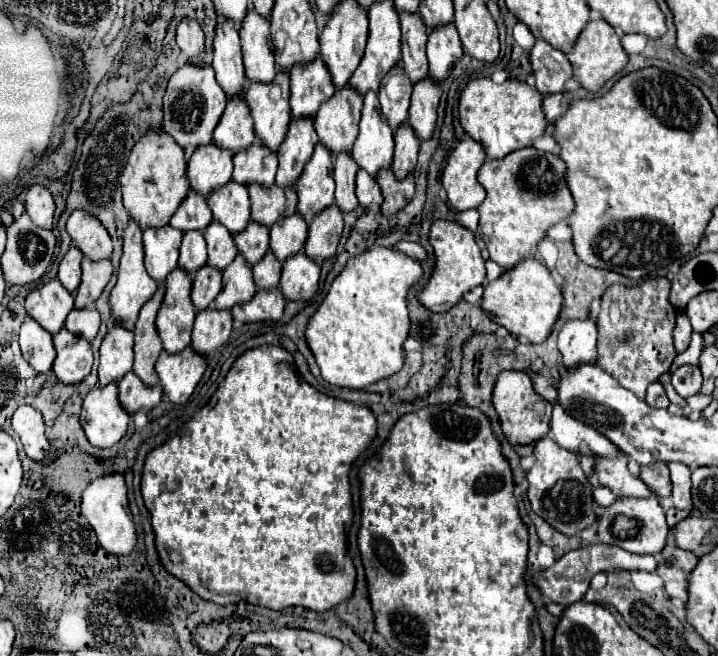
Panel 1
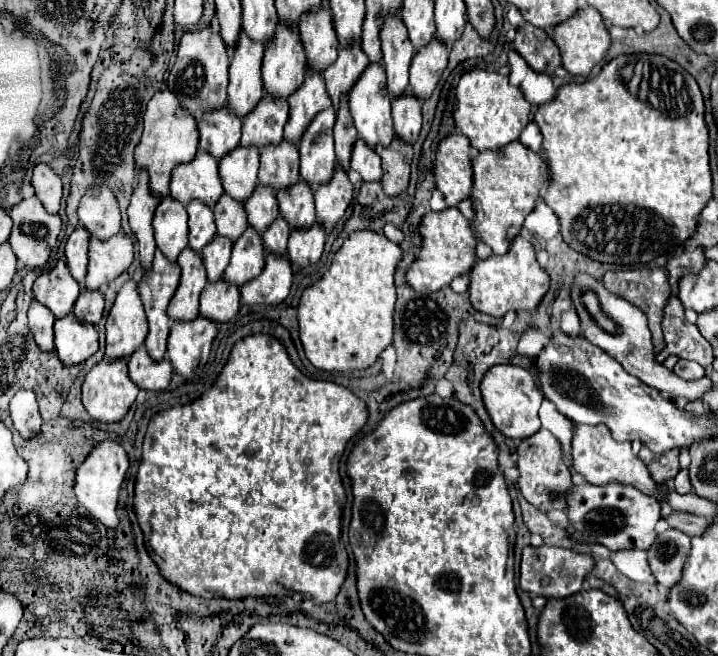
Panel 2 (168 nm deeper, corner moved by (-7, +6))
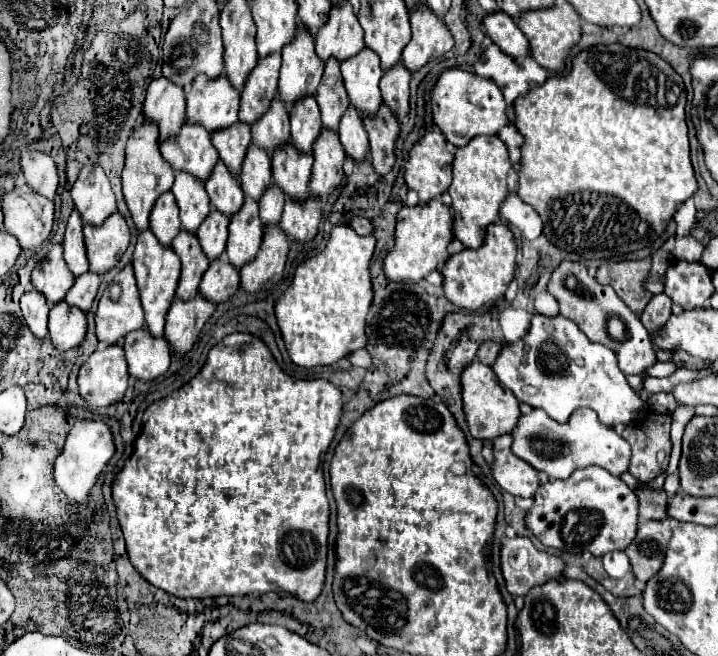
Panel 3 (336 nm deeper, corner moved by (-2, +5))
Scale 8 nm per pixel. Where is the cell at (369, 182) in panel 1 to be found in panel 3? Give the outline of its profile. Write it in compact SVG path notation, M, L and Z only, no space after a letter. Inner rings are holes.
M348 106L346 114L340 120L338 136L340 136L340 142L342 142L342 146L350 158L354 158L354 160L366 158L368 136L364 130L364 124L362 124L362 116L358 116L356 108Z

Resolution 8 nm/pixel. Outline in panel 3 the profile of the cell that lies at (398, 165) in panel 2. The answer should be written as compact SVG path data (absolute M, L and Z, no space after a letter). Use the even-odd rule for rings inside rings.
M384 104L378 116L362 116L370 140L370 158L378 174L386 174L394 166L394 142L400 132L398 118Z

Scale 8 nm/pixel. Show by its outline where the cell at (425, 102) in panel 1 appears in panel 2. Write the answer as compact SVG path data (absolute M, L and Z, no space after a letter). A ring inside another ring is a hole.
M433 39L427 47L415 53L411 63L411 91L417 99L425 101L433 95L445 67L447 67L449 49L441 41Z

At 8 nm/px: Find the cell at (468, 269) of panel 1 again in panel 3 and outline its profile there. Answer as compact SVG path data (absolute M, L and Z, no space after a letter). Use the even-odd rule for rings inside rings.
M438 200L424 202L418 206L402 206L396 216L394 230L394 248L384 258L382 270L386 278L394 282L418 282L432 270L440 270L448 260L448 244L454 238L452 234L452 212Z

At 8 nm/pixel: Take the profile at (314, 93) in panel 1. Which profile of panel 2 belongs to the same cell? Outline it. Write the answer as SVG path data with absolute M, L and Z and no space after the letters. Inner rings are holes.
M317 9L317 11L303 15L299 23L299 37L307 53L309 69L323 73L323 67L329 67L329 63L335 63L339 43L335 37L329 11Z

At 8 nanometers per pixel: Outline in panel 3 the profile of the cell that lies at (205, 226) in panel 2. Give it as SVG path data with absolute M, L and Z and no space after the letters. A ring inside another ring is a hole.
M176 172L172 194L180 206L182 226L188 232L196 232L210 212L210 200L206 196L202 180L194 180L194 176L188 172Z

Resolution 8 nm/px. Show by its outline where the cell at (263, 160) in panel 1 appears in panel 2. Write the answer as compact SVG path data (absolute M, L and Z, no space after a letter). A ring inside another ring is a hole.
M269 97L261 99L253 113L243 121L241 145L263 149L267 145L279 143L283 139L283 125L287 121L287 113L287 101L273 101Z

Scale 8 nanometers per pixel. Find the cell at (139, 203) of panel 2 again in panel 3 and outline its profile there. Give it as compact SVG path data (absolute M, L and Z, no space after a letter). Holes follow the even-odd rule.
M142 118L142 122L134 128L134 132L130 132L130 142L126 142L126 164L122 172L124 198L138 230L148 228L148 216L156 198L162 192L170 190L172 184L174 184L174 170L170 168L170 164L166 164L166 160L162 160L162 154L158 148L158 126Z

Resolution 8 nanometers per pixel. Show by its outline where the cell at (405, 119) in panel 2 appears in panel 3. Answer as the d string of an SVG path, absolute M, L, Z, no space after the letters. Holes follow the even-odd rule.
M398 62L396 68L390 68L390 72L382 74L380 80L380 92L382 92L382 100L384 104L388 104L388 108L396 114L398 120L402 120L408 110L410 110L410 92L408 92L408 82L410 82L410 72L408 68Z

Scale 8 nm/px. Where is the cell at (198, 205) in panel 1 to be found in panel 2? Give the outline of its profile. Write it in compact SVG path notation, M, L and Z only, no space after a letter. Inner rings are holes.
M197 153L191 163L175 167L171 197L179 199L183 205L199 199L203 205L213 207L223 195L217 167L217 161L207 153Z

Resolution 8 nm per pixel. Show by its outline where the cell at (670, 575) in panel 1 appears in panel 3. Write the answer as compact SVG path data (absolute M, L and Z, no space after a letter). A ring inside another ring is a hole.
M650 520L638 526L636 538L632 540L630 548L626 548L626 556L630 558L632 572L638 580L646 582L654 572L660 570L666 544L672 536L670 520Z

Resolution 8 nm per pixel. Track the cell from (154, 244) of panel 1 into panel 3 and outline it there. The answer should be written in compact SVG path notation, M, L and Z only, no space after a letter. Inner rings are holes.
M164 192L154 202L154 208L152 208L152 214L150 214L150 230L160 240L162 246L170 246L174 236L180 232L178 204L176 204L172 192Z

